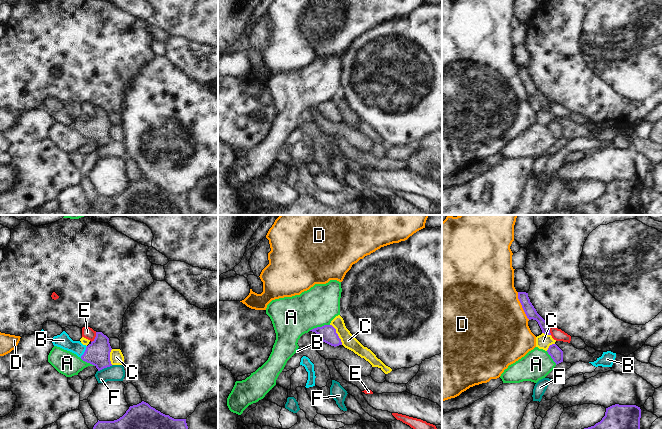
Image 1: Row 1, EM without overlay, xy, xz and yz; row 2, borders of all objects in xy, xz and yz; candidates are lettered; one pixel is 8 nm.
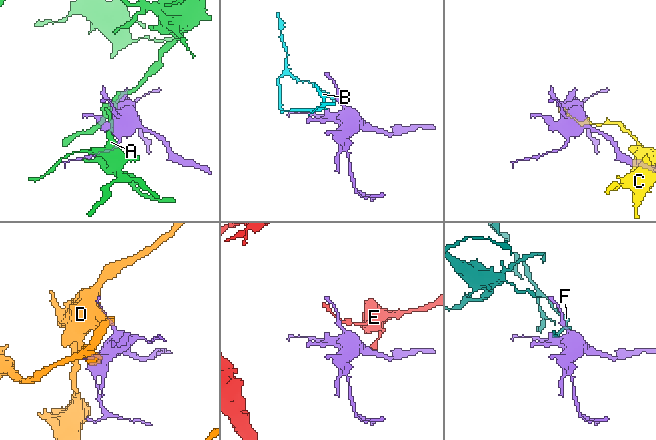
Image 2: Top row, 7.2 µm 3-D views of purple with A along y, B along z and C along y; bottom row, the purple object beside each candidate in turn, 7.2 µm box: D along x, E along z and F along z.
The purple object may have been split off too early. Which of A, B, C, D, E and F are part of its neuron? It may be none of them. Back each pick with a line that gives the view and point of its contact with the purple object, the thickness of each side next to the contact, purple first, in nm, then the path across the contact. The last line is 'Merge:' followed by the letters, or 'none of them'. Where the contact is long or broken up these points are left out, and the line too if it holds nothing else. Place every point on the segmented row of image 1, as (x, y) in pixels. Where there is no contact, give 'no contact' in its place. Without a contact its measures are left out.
B: xy (84, 352) | 200/120 nm | across xy (97, 353), (84, 352), (63, 340)
Merge: B

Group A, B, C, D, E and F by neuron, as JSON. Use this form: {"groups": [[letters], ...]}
{"groups": [["A"], ["B"], ["C"], ["D"], ["E"], ["F"]]}

